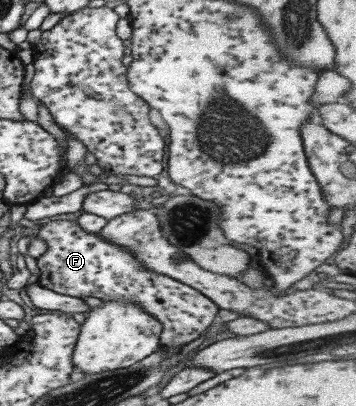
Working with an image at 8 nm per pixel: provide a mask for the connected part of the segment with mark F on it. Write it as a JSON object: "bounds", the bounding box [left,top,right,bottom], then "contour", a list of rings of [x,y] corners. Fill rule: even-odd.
{"bounds":[35,222,218,359],"contour":[[[48,222],[40,226],[36,237],[46,244],[45,253],[35,259],[39,269],[38,286],[77,299],[94,297],[100,301],[131,301],[139,305],[162,324],[156,350],[165,353],[163,359],[195,345],[217,320],[218,306],[213,301],[168,276],[151,272],[135,255],[97,234],[83,232],[77,222]]]}

